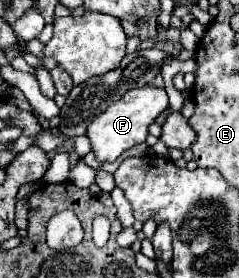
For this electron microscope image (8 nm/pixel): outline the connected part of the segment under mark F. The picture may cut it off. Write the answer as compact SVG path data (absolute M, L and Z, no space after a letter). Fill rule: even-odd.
M144 86L124 94L116 104L112 104L106 112L102 112L90 126L88 138L92 142L92 150L100 162L116 160L126 148L140 144L148 136L148 126L168 108L168 94L164 88L158 86Z

